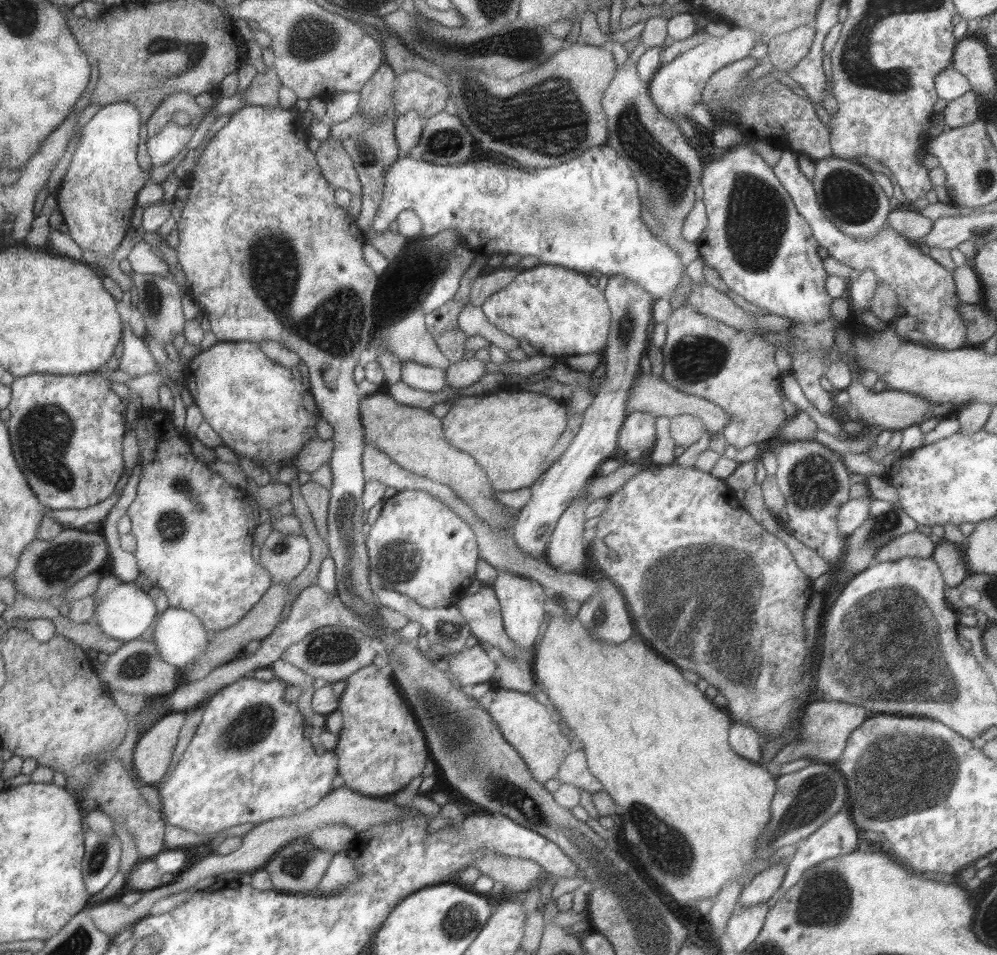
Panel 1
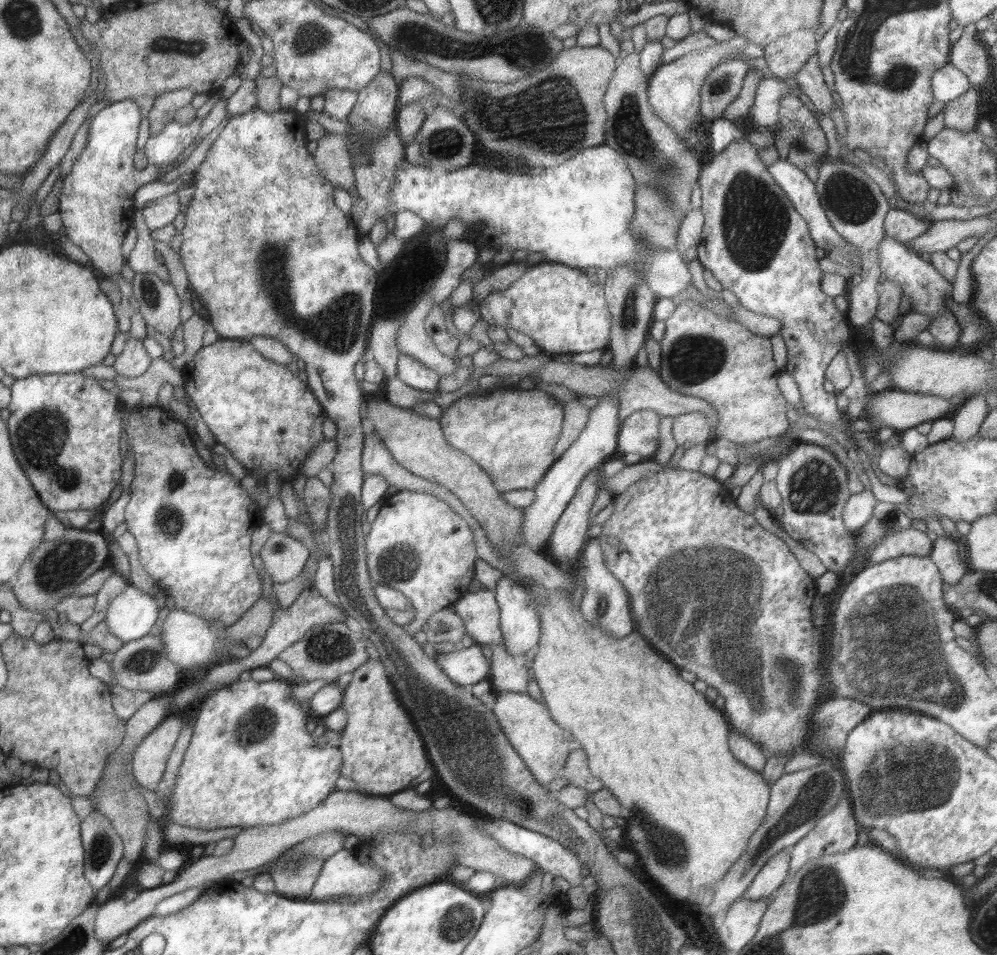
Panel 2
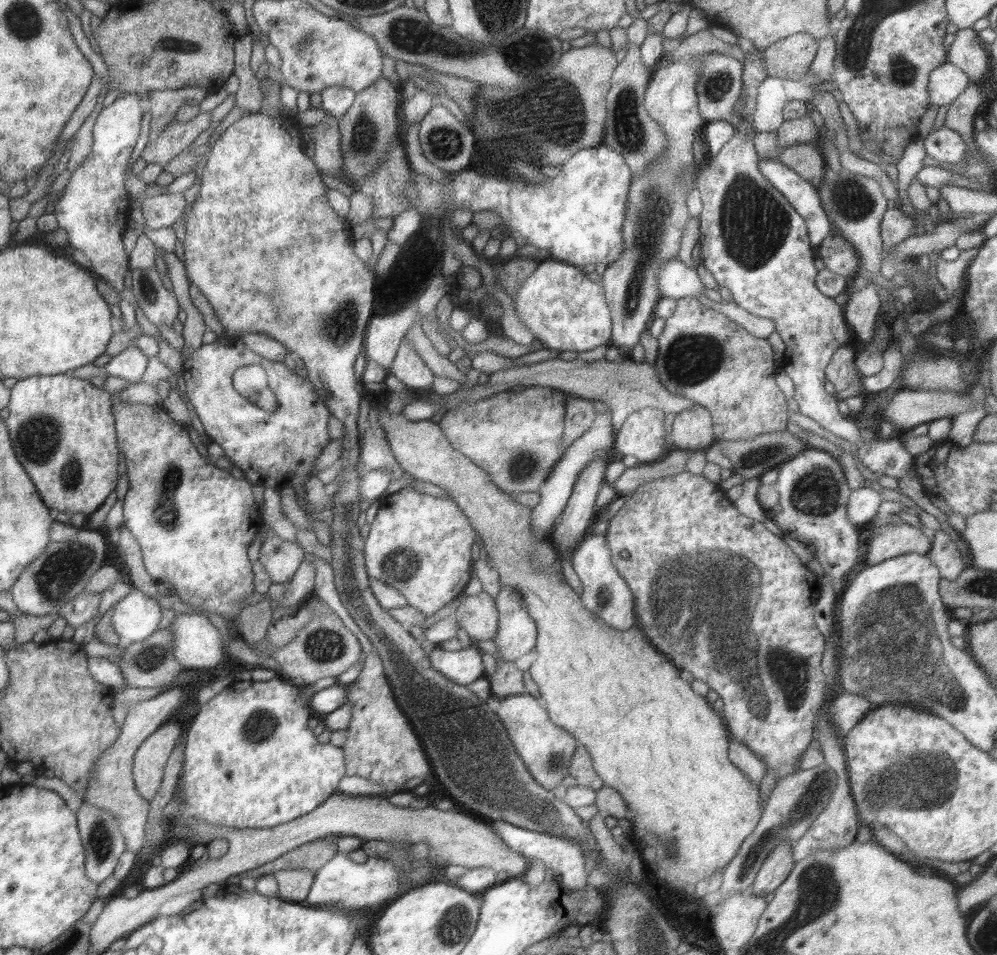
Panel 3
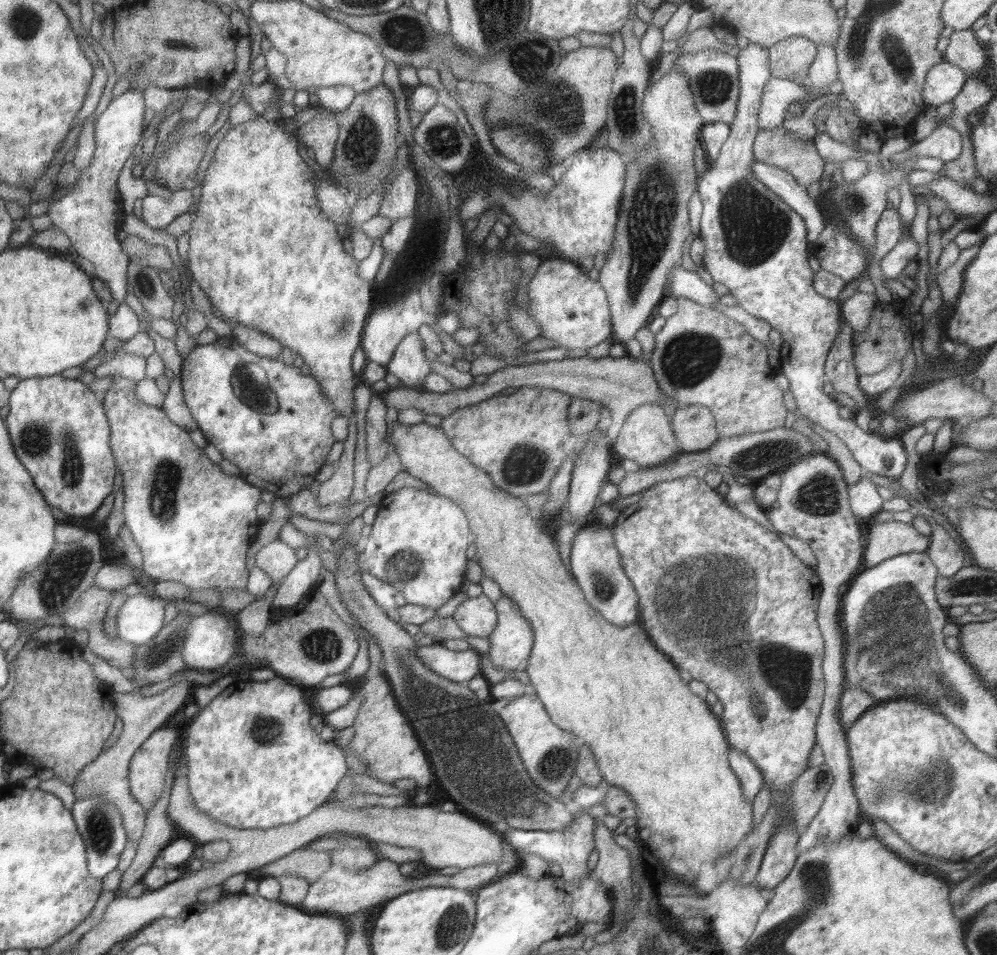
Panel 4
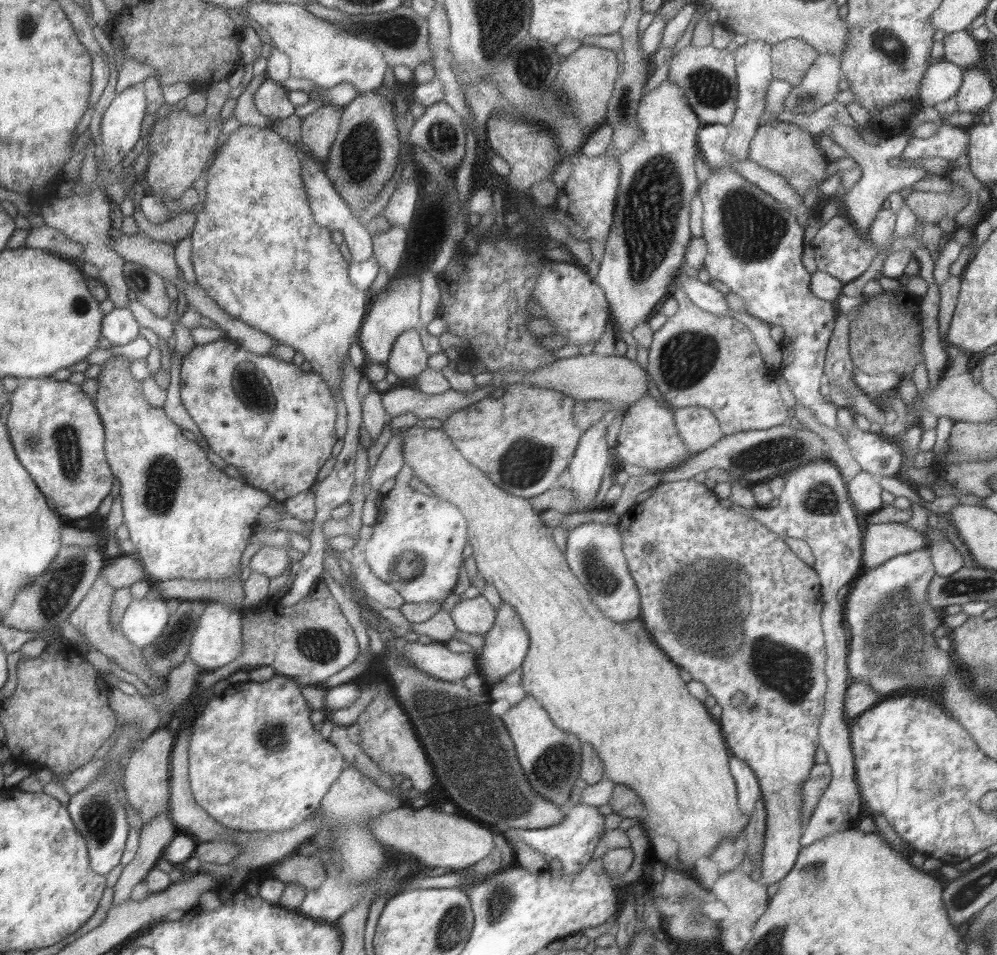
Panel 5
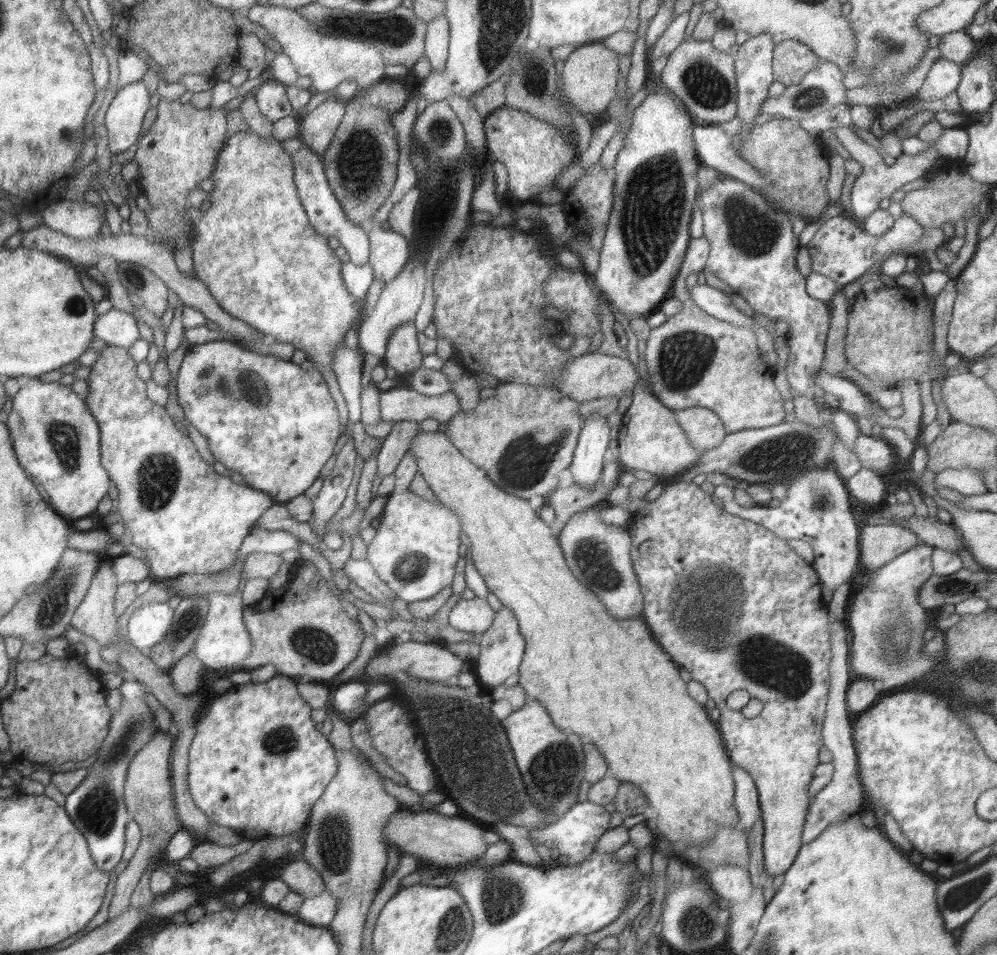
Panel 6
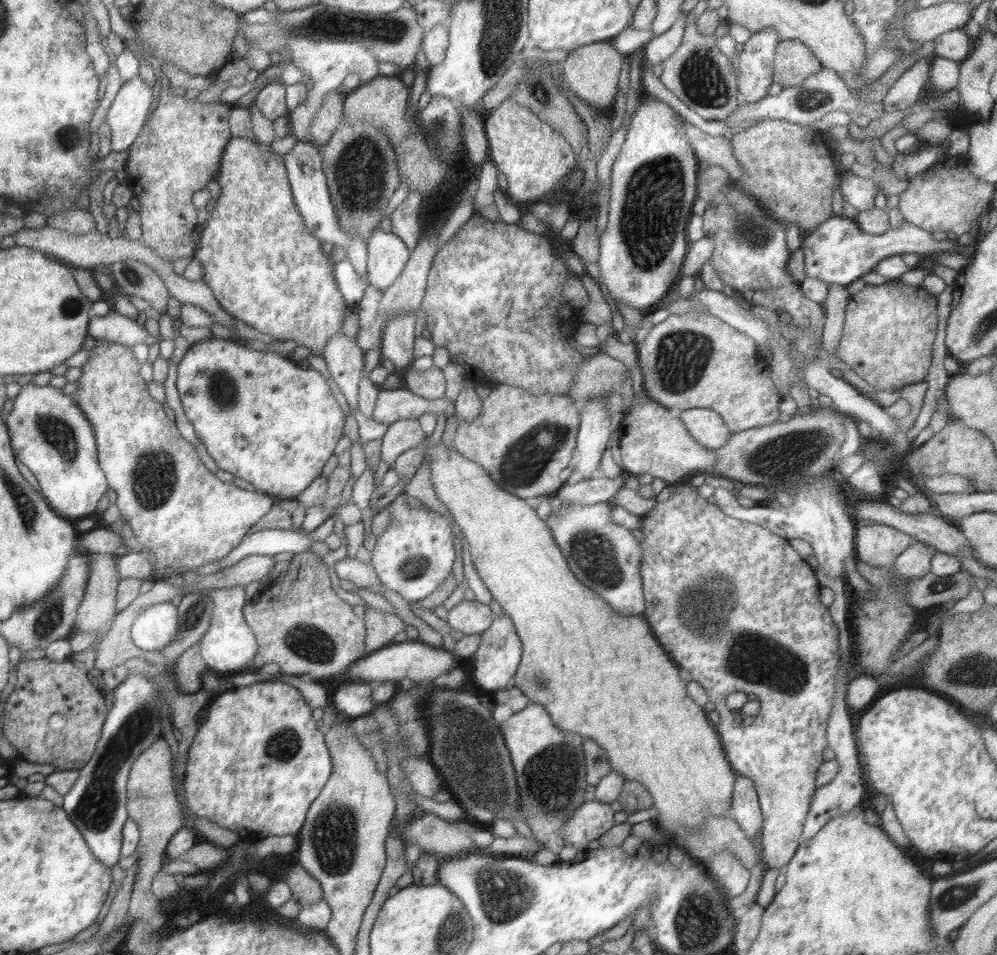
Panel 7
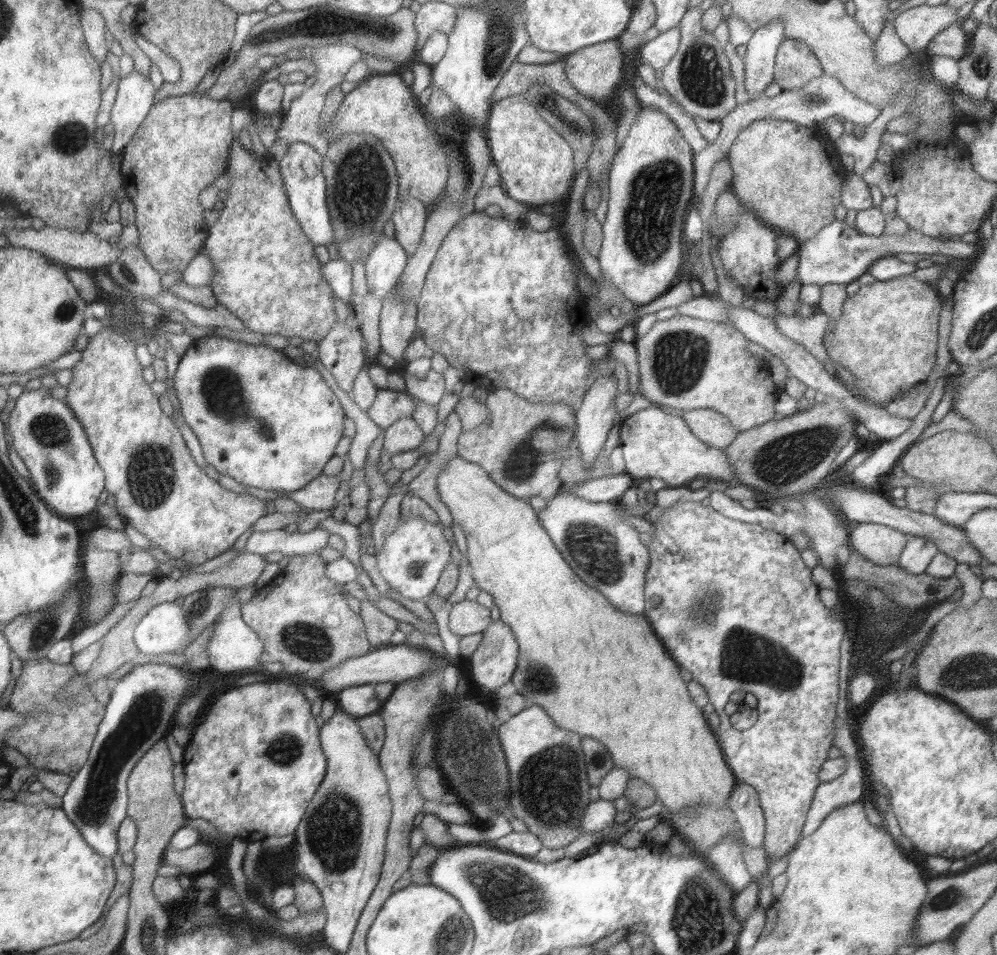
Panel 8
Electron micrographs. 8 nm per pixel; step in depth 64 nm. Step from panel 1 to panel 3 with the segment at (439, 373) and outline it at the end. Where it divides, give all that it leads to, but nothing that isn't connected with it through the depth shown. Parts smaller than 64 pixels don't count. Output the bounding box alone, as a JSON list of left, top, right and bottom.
[389,340,435,392]

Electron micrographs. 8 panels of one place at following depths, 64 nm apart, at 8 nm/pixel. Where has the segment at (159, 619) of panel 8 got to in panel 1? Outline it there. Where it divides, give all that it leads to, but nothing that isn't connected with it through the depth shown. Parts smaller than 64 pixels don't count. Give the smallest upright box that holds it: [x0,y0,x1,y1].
[94,583,158,642]

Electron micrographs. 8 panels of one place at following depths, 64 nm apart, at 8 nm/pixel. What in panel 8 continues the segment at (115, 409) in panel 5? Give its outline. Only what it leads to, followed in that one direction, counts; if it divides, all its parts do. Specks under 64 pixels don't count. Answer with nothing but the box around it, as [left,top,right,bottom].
[65,326,269,565]

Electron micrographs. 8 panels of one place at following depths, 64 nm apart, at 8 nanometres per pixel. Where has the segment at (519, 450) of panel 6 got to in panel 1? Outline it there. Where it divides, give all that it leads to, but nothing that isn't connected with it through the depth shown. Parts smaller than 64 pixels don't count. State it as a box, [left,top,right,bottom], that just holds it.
[441,390,568,492]

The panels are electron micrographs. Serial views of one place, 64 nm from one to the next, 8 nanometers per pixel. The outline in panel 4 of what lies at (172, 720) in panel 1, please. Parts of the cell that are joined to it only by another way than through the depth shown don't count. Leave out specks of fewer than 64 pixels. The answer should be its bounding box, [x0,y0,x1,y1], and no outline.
[128,723,229,842]

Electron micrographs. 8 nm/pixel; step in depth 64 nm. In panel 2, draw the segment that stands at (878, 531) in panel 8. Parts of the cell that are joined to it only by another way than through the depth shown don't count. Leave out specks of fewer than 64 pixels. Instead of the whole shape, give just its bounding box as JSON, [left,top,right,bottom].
[870,526,933,564]

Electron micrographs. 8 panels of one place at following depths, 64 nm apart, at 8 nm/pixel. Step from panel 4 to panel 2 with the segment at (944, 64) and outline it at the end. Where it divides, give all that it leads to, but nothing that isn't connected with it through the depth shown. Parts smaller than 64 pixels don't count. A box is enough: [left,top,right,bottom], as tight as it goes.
[931,62,972,103]

